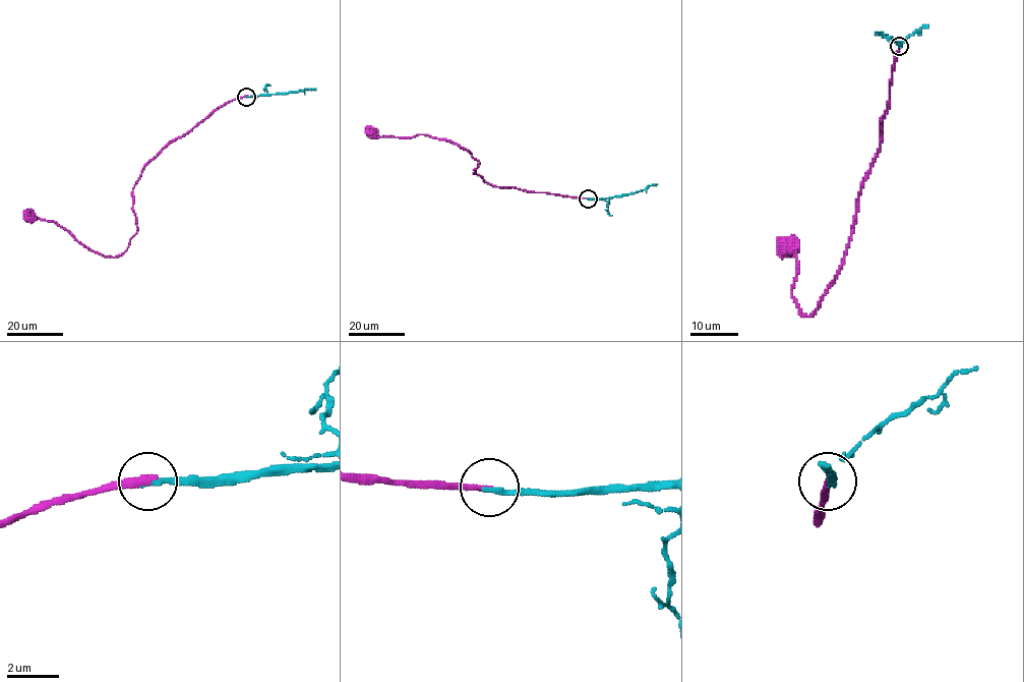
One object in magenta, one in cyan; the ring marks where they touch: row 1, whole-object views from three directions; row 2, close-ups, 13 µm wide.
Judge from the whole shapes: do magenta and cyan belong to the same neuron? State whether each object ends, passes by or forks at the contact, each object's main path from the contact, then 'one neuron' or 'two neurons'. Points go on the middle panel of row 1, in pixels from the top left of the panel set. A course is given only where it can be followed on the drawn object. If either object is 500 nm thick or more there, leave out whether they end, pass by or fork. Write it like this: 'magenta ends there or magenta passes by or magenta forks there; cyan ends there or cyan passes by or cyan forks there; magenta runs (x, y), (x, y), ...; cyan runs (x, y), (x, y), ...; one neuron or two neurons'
magenta ends there; cyan ends there; magenta runs (588, 199), (495, 187), (474, 173), (479, 163), (468, 152), (453, 143), (423, 134), (375, 136), (370, 132); cyan runs (588, 199), (625, 195), (658, 184); two neurons

